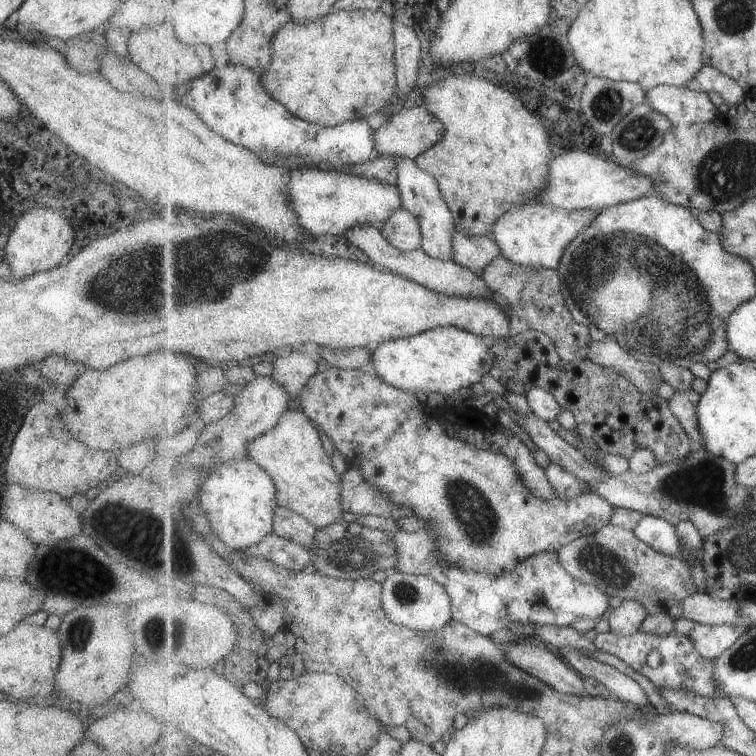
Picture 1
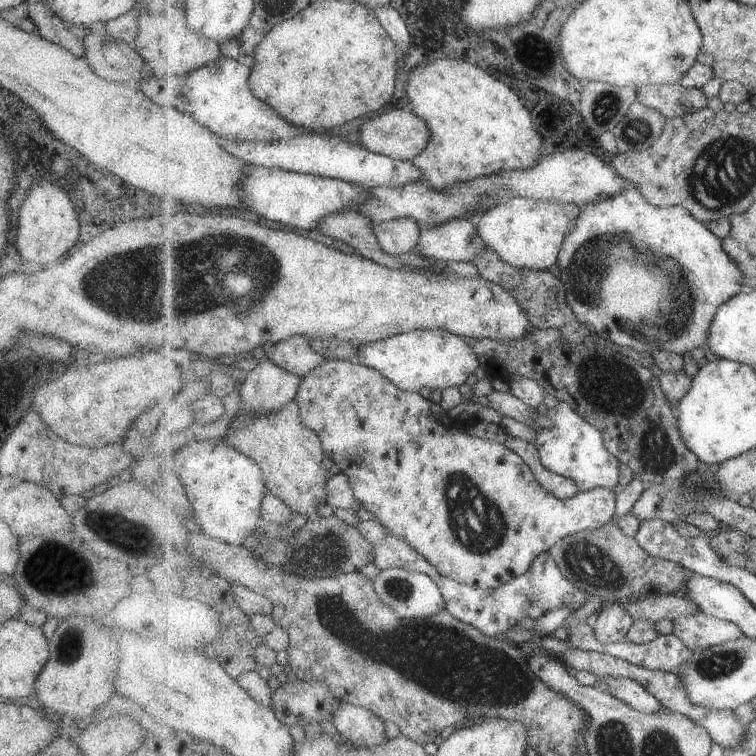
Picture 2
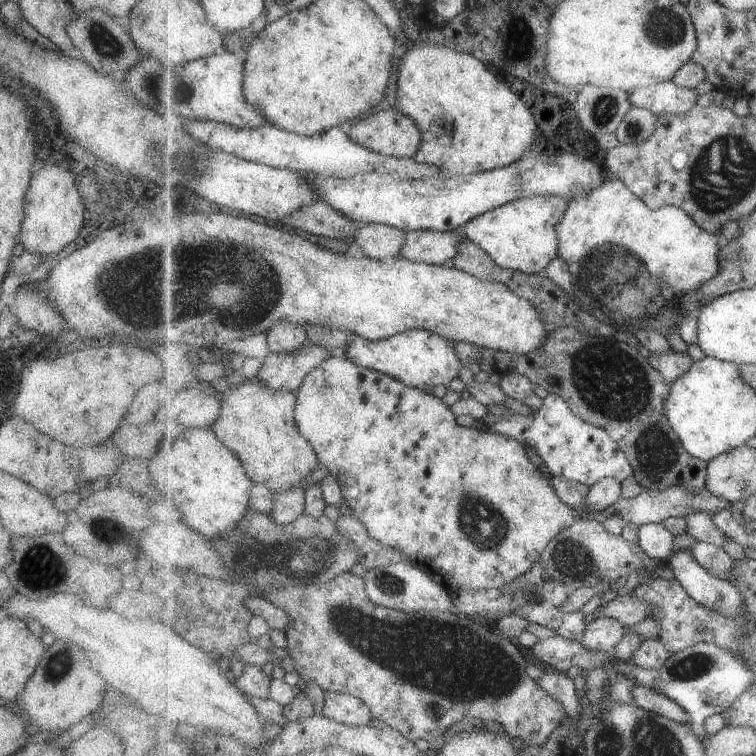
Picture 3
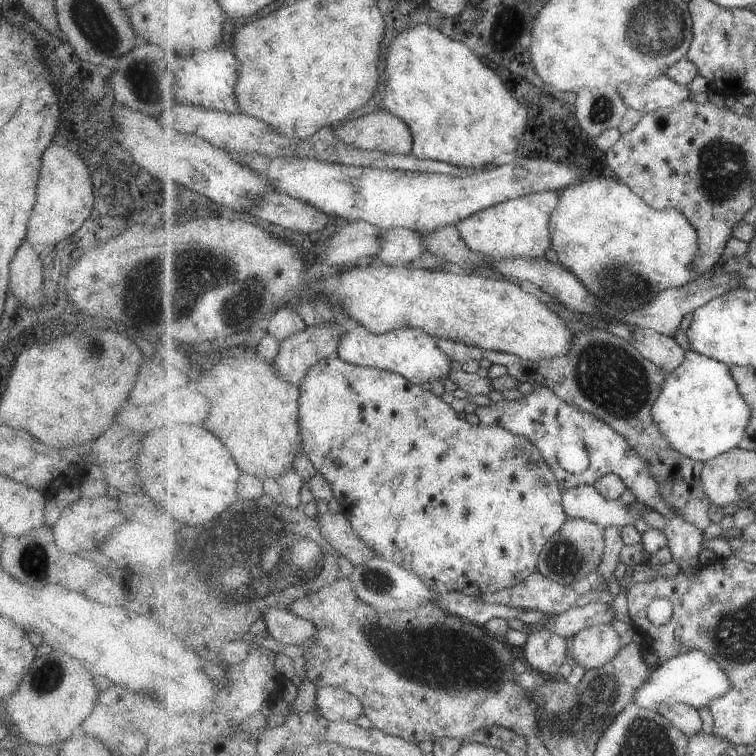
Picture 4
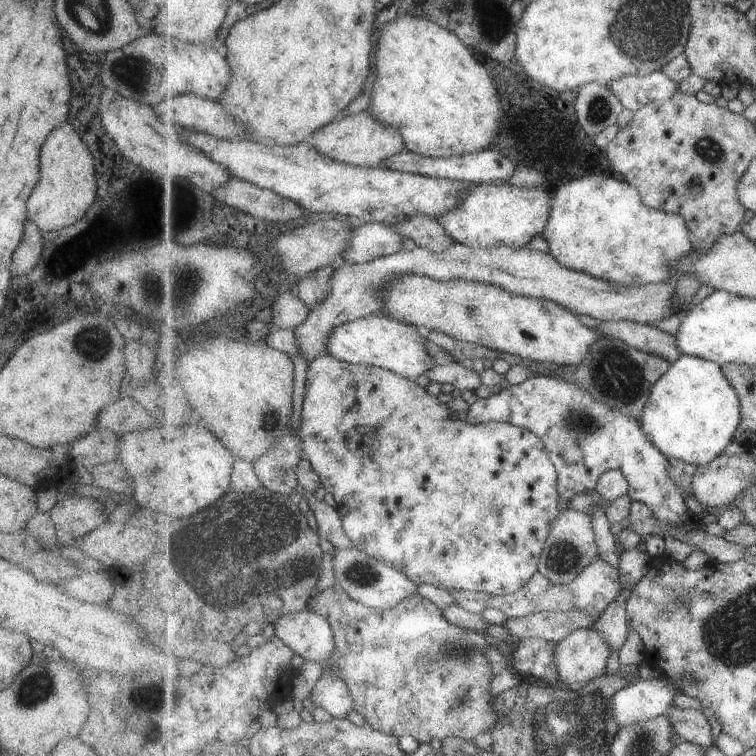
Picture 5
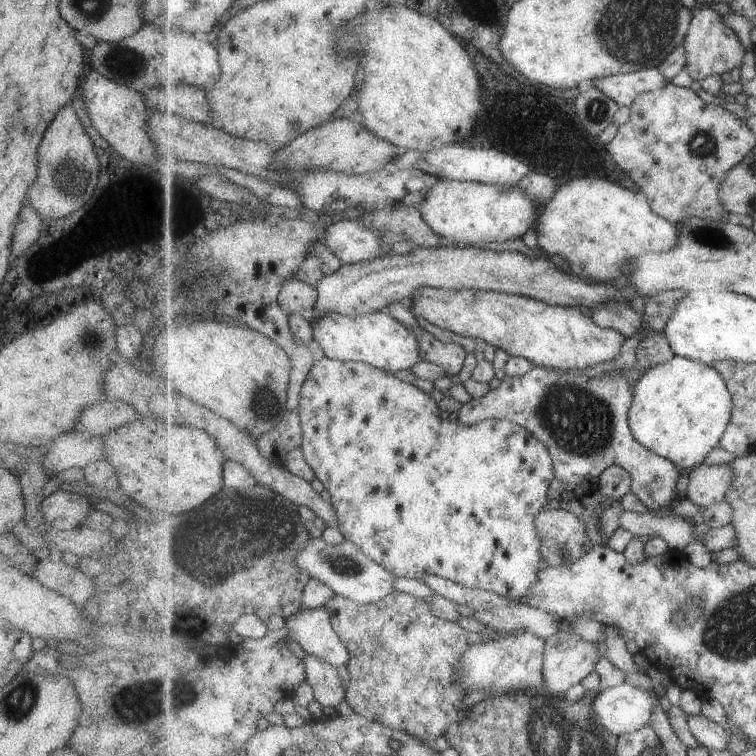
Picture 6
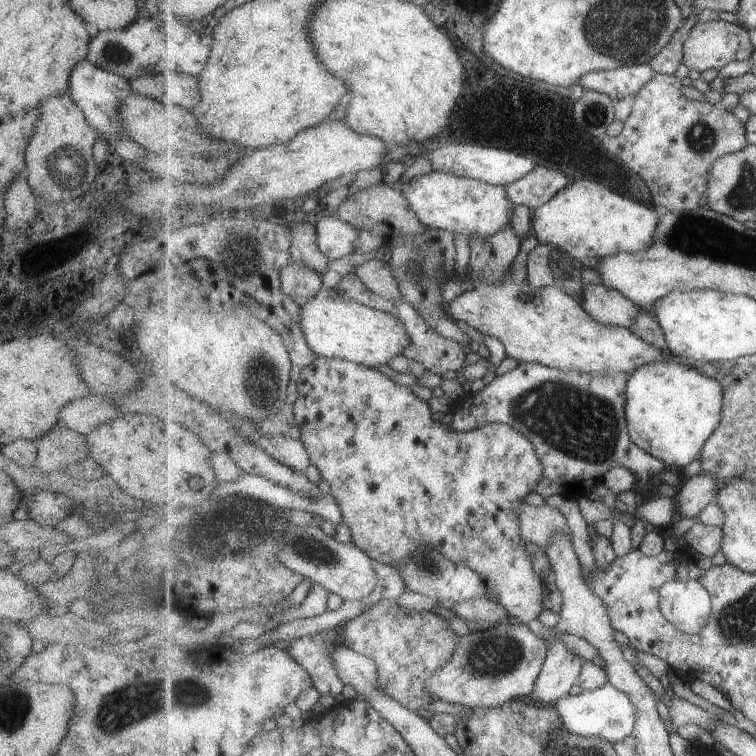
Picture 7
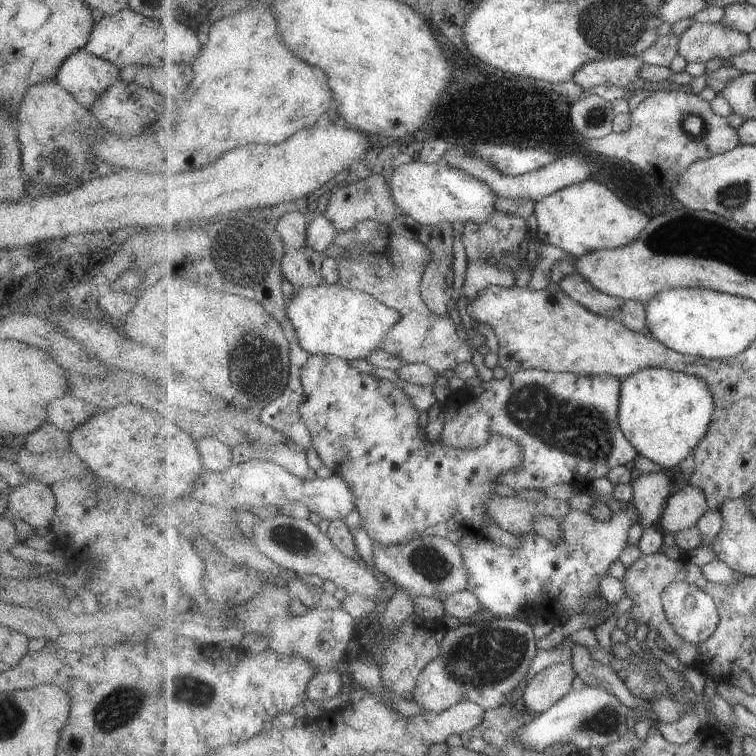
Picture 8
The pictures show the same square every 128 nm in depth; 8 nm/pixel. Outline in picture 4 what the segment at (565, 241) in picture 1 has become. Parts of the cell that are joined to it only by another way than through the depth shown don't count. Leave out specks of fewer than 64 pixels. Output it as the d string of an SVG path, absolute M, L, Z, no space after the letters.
M557 191L533 193L476 212L456 226L469 248L478 254L489 255L498 261L510 257L543 259L549 248L553 249L550 218L558 207L560 198L561 193Z

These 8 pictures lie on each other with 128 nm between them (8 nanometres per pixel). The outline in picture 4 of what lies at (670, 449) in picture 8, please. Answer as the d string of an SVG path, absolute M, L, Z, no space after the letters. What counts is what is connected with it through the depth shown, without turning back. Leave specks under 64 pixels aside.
M695 350L686 355L684 363L666 380L652 415L672 447L694 461L706 463L741 444L754 408L739 390L730 365Z

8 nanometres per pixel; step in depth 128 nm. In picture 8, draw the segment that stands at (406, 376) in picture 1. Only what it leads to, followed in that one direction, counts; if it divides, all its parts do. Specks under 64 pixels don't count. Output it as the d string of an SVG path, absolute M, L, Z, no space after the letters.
M321 283L316 287L296 290L287 307L287 320L301 344L301 347L311 355L334 355L345 360L365 359L371 352L378 350L381 340L387 332L401 320L401 314L386 304L379 302L373 295L345 288L341 284L330 285Z

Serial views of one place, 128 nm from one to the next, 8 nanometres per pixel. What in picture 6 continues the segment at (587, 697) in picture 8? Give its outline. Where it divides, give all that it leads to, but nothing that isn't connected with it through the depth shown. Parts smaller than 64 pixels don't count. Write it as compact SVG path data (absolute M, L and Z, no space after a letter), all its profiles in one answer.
M625 682L599 693L593 705L593 718L617 736L635 732L651 720L657 700L661 698L650 690Z

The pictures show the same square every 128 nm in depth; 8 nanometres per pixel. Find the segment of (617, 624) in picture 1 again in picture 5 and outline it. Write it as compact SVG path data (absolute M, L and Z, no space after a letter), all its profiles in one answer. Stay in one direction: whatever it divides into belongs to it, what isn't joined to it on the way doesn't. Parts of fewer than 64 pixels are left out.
M595 628L579 629L572 632L567 638L560 640L555 651L555 664L564 686L573 682L584 682L601 676L607 668L607 660L611 656L610 642Z

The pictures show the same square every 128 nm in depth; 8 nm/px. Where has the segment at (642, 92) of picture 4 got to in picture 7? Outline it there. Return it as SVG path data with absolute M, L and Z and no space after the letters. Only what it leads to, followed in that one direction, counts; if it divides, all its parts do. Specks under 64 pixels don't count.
M649 64L597 70L581 76L579 84L586 91L596 90L618 100L630 100L647 82L655 78L655 69Z

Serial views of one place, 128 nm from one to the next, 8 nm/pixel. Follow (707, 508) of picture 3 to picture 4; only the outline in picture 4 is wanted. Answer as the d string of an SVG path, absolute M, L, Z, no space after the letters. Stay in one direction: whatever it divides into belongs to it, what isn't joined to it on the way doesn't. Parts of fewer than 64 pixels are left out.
M579 485L562 491L566 514L574 519L587 519L604 529L611 525L633 525L649 507L637 500L630 505L621 499L604 497L595 485Z

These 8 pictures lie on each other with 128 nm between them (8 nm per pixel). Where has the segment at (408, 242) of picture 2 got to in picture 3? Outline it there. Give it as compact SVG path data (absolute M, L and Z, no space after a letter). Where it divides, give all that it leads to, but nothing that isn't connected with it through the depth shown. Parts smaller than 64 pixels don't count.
M371 223L356 232L355 243L359 245L364 254L374 259L392 259L400 257L403 245L406 243L407 231L403 229L386 225L385 223Z

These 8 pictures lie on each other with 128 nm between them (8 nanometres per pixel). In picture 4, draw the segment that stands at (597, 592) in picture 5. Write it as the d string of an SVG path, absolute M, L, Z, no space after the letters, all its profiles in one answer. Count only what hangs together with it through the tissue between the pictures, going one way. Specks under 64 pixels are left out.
M537 570L515 586L482 595L480 598L489 604L506 604L520 609L539 609L550 615L558 615L567 612L571 607L575 607L575 602L577 602L579 596L583 596L587 592L593 592L593 590L603 590L605 592L608 590L606 579L599 570L590 572L572 585L562 585Z

